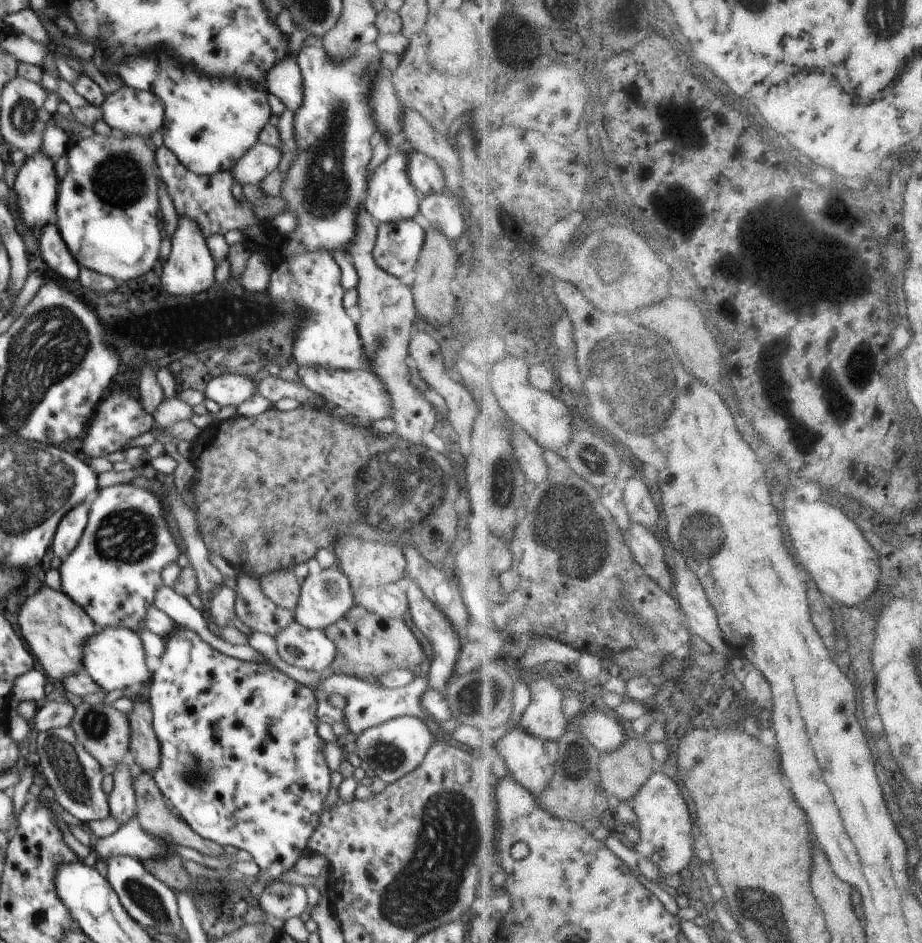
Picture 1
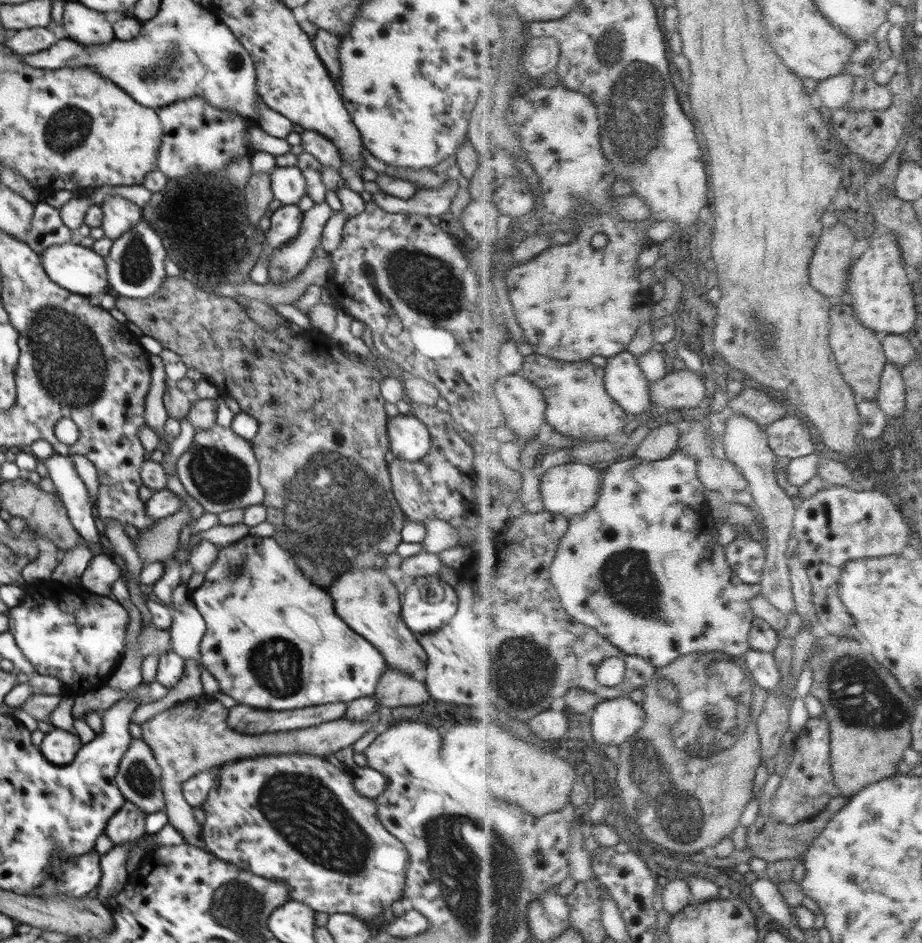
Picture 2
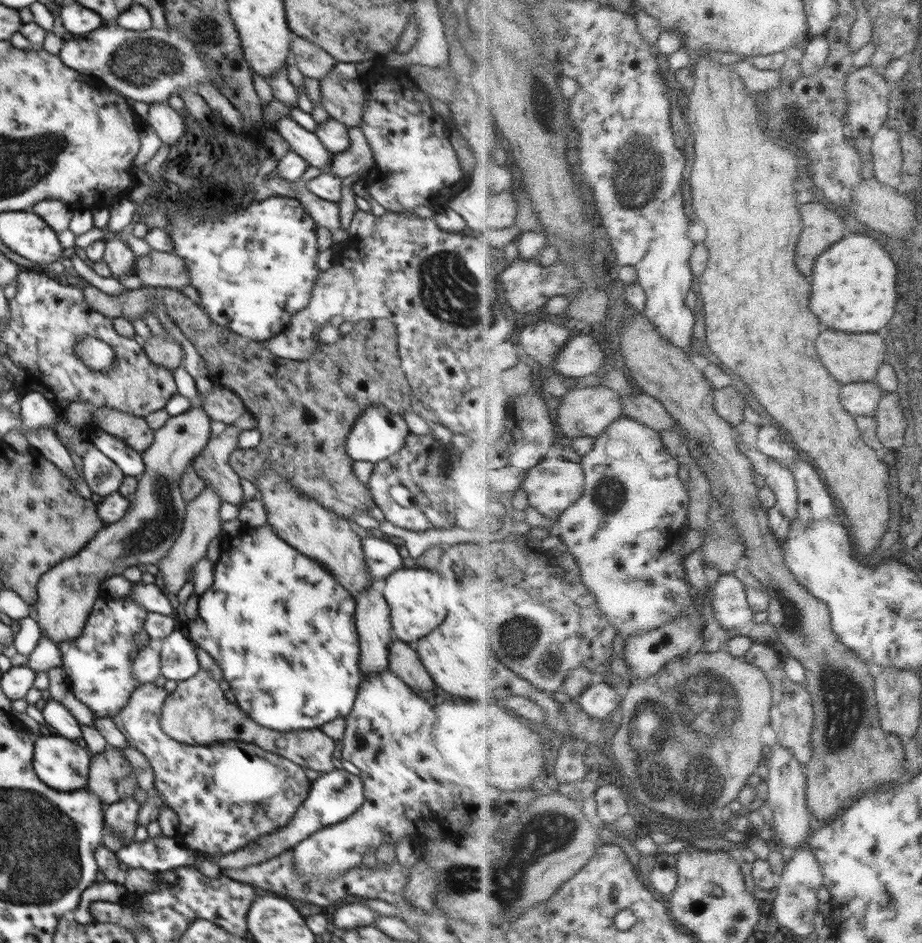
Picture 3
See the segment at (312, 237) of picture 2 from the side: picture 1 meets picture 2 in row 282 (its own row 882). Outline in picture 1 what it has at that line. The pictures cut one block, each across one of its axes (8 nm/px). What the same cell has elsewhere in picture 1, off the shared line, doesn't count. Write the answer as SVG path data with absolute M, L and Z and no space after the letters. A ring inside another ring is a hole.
M274 880L258 896L265 914L272 914L286 922L299 917L307 909L308 895L305 887Z

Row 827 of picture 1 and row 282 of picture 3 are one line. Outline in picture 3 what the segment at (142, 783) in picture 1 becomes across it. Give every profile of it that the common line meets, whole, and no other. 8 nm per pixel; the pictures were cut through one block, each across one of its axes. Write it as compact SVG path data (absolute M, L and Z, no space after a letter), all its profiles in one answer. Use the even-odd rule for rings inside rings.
M156 251L135 258L134 268L144 287L182 290L190 285L190 270L177 254Z

